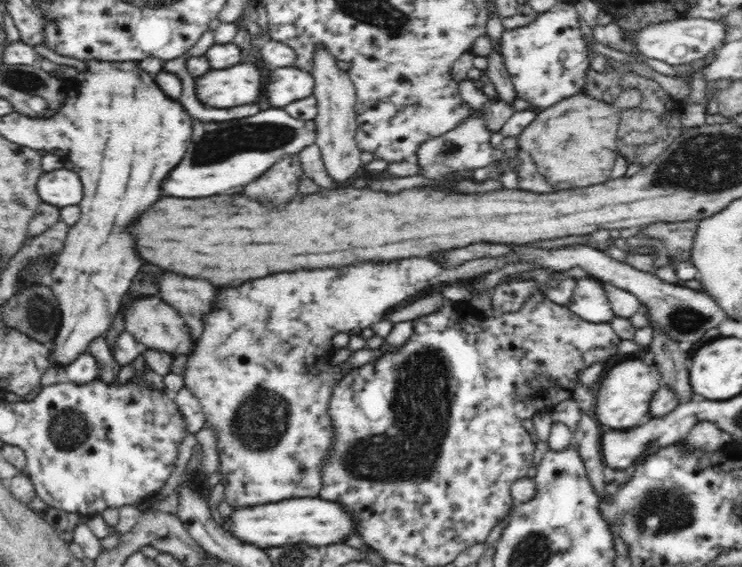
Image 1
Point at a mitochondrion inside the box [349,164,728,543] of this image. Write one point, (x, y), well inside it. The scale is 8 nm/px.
(658, 511)

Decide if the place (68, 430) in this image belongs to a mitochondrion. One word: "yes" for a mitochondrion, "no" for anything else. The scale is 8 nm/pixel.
yes

